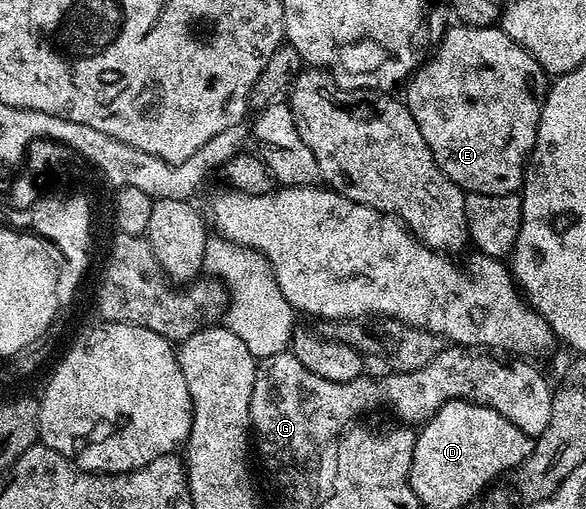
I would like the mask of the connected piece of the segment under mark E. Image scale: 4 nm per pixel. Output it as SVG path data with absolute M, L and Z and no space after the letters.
M457 23L445 31L443 38L436 45L431 56L408 77L406 89L406 103L414 122L418 122L418 130L422 130L422 138L426 138L426 146L430 146L430 154L438 162L438 166L455 182L463 188L465 193L481 192L482 194L510 194L519 193L524 186L524 177L530 168L532 158L532 147L536 145L536 135L540 125L540 111L544 108L544 97L547 96L550 87L550 77L544 71L543 66L530 55L524 47L514 38L505 34L504 29L499 26L491 28L468 28L464 24Z

